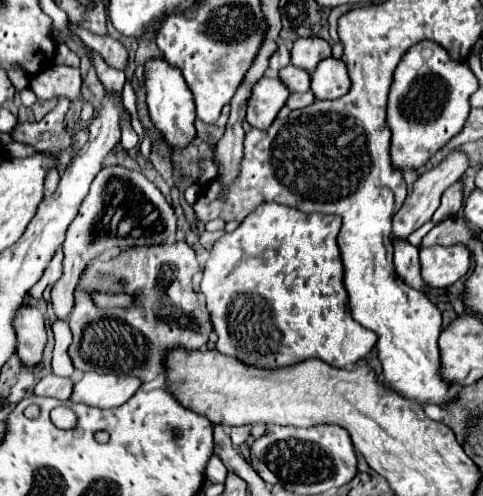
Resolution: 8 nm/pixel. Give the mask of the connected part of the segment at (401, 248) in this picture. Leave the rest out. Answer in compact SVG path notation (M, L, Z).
M399 239L393 241L393 247L395 247L395 271L409 287L425 295L435 295L435 297L447 295L447 289L433 289L425 285L419 273L419 249L417 247L413 247L409 241L399 241Z

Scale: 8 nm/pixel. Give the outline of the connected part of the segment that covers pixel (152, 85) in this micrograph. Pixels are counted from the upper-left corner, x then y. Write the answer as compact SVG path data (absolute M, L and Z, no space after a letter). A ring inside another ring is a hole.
M147 57L145 61L145 91L147 91L147 107L149 115L157 129L161 129L165 141L175 147L185 147L195 135L195 105L193 93L185 85L181 71L169 65L163 57Z

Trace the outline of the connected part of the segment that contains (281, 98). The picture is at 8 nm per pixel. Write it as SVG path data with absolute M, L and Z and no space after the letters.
M271 77L259 79L247 103L247 123L257 129L267 129L289 99L289 95L291 93L283 85L283 81Z

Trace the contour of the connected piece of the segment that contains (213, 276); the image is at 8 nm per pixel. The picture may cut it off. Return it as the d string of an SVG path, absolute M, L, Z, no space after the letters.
M263 203L249 215L249 219L243 219L233 233L225 233L209 251L201 279L201 293L205 295L219 337L217 351L265 369L287 367L311 357L333 367L345 367L367 357L375 347L377 335L351 317L337 247L339 229L339 215L307 215L295 207Z

